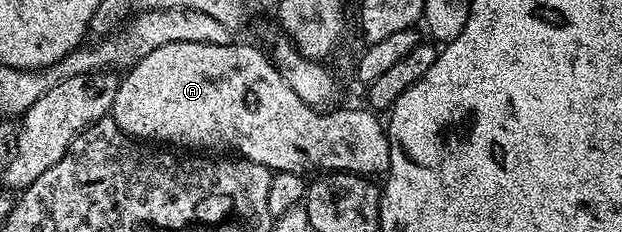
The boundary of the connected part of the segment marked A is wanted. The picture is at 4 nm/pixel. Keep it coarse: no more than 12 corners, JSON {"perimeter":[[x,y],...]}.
{"perimeter":[[237,41],[159,45],[124,135],[274,173],[388,172],[372,110],[322,113]]}

